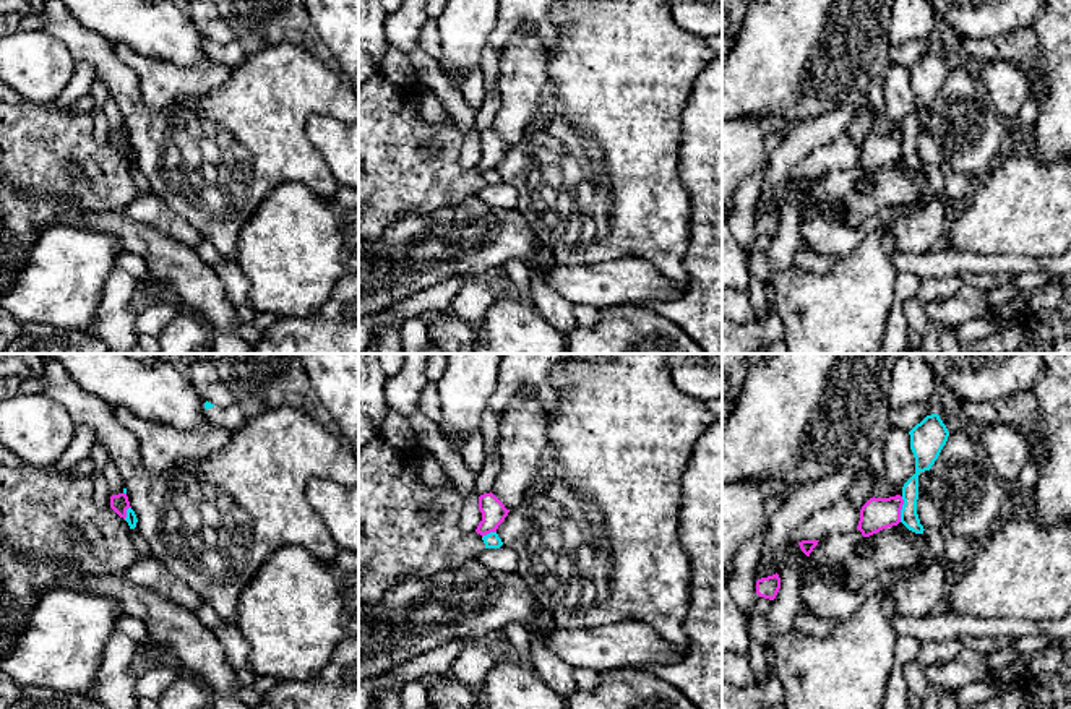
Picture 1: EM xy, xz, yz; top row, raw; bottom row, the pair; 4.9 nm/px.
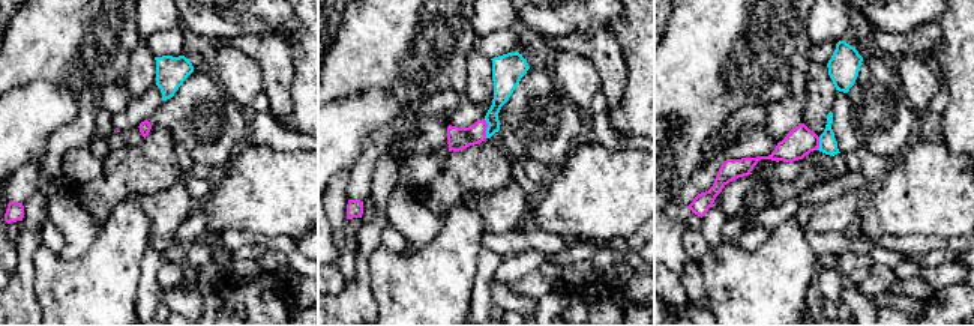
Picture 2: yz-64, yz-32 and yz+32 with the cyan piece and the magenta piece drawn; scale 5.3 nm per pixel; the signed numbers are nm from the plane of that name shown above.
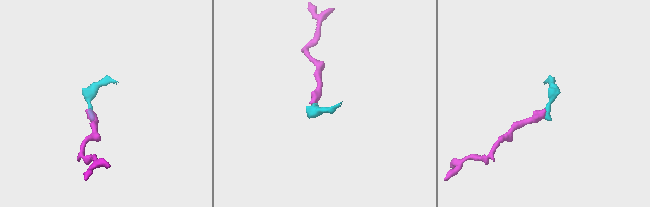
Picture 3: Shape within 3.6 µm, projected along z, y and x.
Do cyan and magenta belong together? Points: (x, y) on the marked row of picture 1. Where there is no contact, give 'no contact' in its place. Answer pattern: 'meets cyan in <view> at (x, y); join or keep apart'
meets cyan in yz at (901, 510); keep apart

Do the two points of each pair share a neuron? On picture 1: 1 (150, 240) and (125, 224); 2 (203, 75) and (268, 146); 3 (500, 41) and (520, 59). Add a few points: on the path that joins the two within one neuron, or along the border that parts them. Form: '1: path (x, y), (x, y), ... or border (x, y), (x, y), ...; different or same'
1: path (143, 240), (132, 231); same
2: border (232, 68), (221, 85), (179, 101); different
3: border (544, 44), (533, 26), (523, 25), (500, 52); different

